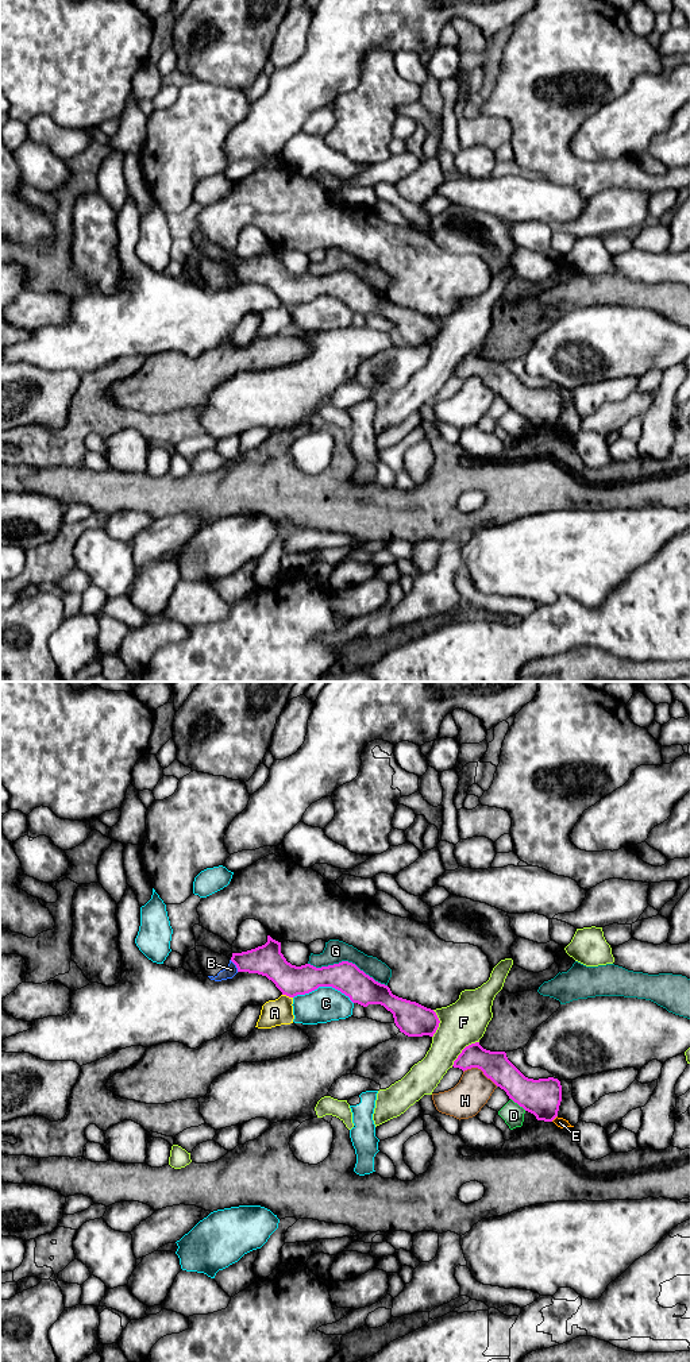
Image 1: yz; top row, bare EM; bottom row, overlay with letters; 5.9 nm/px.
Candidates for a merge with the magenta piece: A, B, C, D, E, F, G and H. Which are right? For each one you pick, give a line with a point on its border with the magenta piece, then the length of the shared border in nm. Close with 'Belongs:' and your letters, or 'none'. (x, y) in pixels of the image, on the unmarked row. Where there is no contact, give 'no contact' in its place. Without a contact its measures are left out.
Belongs: none

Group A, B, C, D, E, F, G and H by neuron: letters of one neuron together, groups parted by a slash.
A / B / C / D / E / F / G / H

